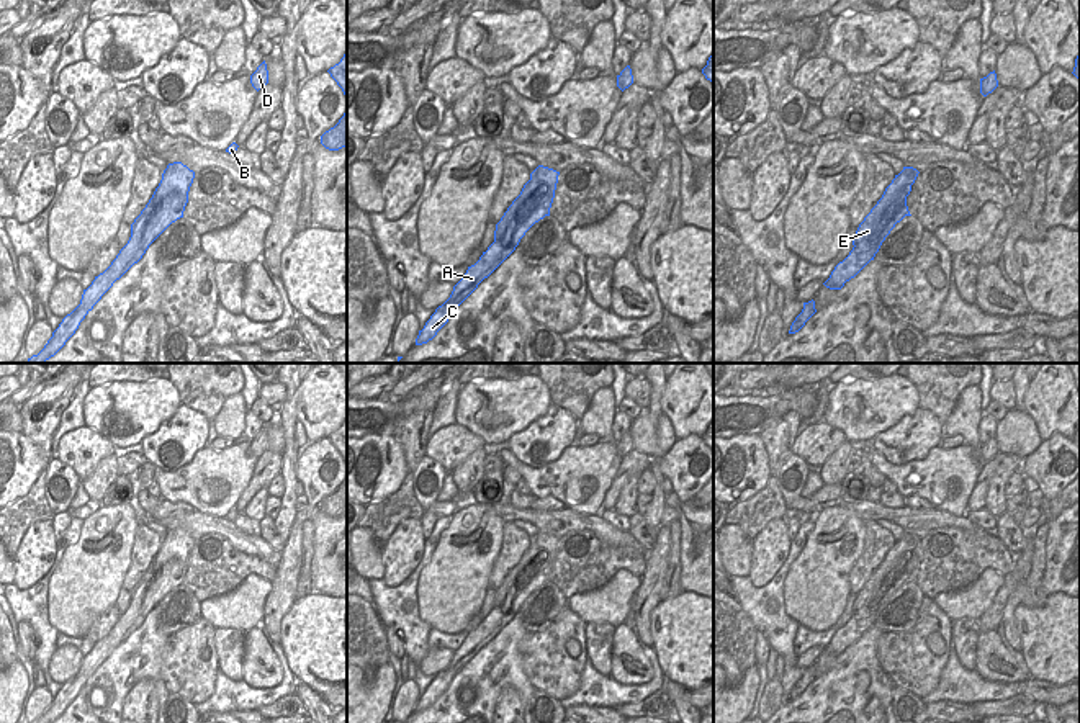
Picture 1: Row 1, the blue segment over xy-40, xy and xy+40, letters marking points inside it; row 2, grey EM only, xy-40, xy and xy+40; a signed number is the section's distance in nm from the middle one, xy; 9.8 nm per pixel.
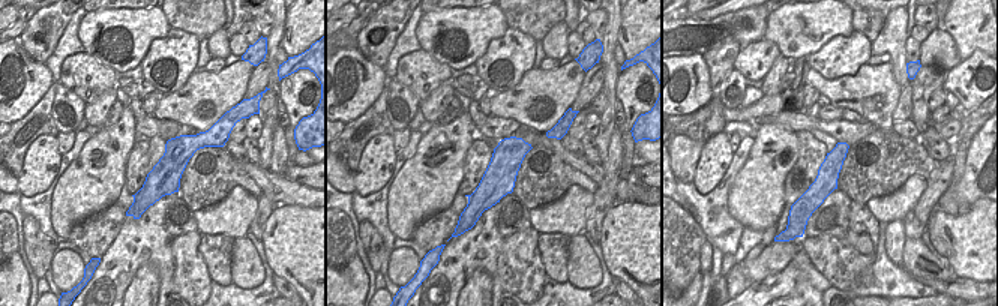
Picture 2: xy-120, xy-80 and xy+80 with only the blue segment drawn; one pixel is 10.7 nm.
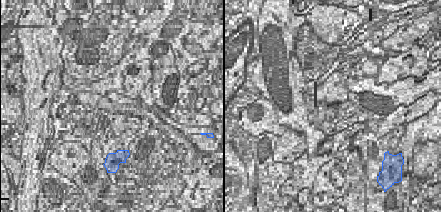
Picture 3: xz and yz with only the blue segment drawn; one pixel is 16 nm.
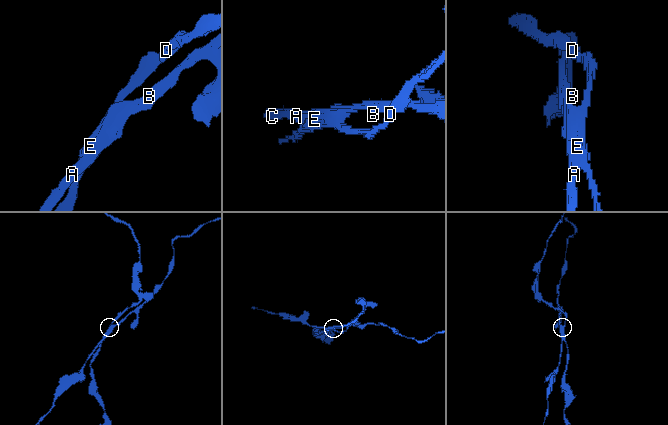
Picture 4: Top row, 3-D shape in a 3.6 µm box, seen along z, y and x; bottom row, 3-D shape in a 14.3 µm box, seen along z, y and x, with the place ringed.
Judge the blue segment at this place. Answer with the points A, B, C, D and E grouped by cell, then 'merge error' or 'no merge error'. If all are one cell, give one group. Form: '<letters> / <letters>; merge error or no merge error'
A B C / D E; merge error

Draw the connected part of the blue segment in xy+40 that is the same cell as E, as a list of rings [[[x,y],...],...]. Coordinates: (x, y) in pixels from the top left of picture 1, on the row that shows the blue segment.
[[[903,167],[903,170],[898,175],[895,175],[892,183],[885,188],[882,198],[859,224],[853,239],[854,247],[874,234],[887,208],[902,196],[907,186],[911,186],[915,183],[916,177],[918,170],[913,167]]]

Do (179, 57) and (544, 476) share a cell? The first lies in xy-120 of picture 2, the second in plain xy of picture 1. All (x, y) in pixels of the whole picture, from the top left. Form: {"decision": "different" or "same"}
{"decision": "different"}

